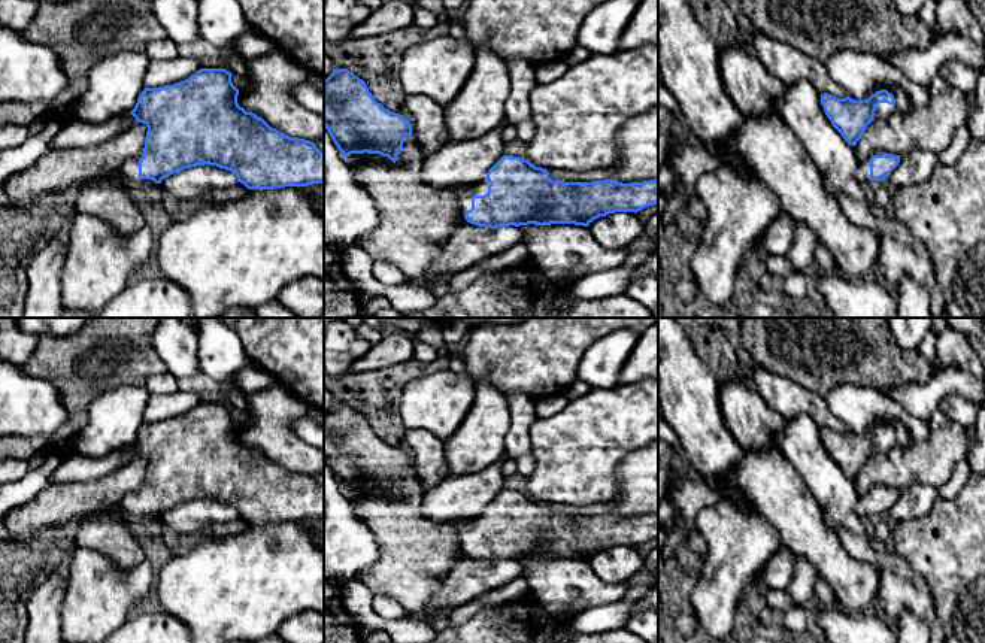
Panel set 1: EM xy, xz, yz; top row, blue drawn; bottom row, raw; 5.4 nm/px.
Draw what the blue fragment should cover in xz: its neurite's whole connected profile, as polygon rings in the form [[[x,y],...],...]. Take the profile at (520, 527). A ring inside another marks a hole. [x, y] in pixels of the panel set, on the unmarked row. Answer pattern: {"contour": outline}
{"contour": [[[503,489],[478,518],[460,525],[460,543],[467,556],[479,561],[575,558],[588,561],[615,546],[639,546],[658,539],[658,513],[622,518],[613,513],[592,516],[552,515],[546,503],[528,494]]]}

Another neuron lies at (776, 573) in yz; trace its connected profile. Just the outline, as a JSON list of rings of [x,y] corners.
[[[781,548],[760,570],[757,586],[763,591],[785,591],[792,580],[797,556]]]

